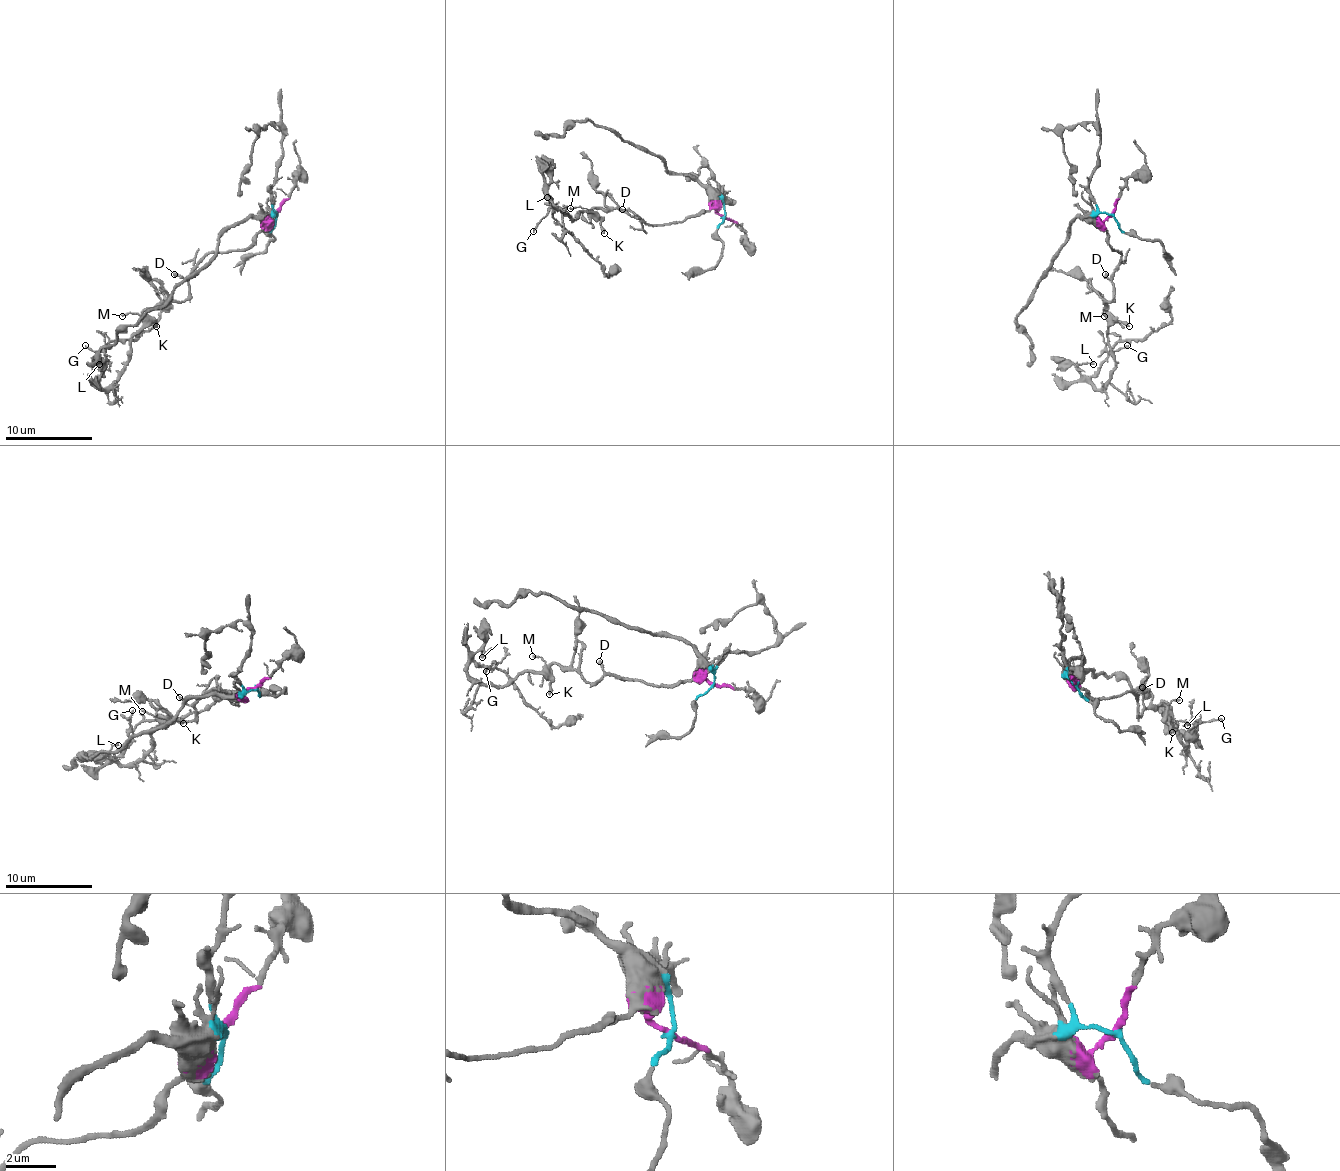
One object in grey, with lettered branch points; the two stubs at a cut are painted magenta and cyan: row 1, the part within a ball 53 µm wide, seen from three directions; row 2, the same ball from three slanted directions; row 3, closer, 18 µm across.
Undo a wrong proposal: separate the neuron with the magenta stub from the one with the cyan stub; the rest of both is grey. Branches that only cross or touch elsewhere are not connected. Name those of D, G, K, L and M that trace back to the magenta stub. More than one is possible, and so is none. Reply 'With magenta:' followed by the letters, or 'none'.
With magenta: D, G, K, L, M

